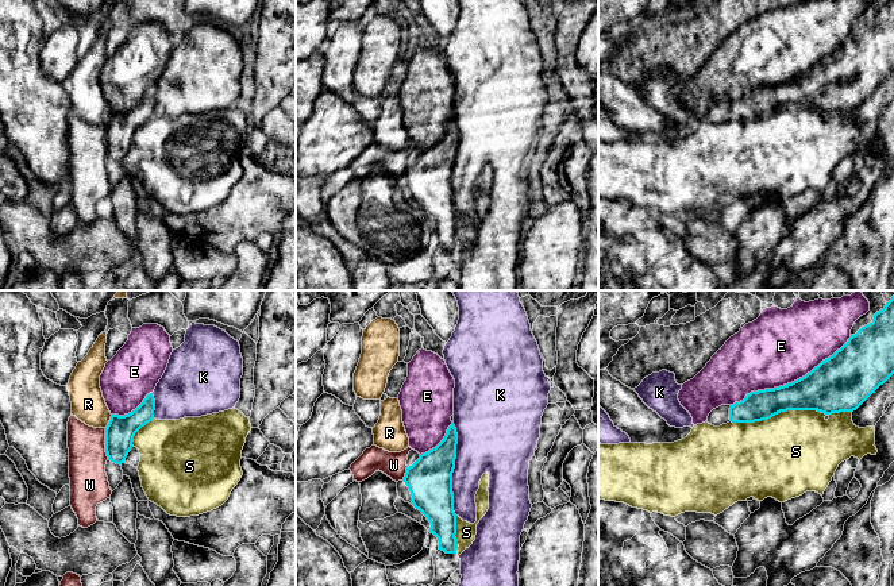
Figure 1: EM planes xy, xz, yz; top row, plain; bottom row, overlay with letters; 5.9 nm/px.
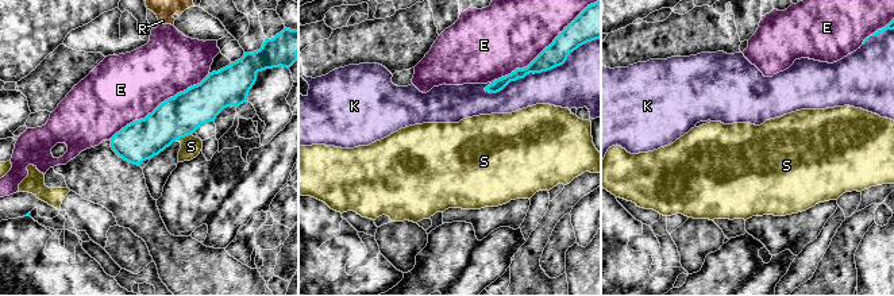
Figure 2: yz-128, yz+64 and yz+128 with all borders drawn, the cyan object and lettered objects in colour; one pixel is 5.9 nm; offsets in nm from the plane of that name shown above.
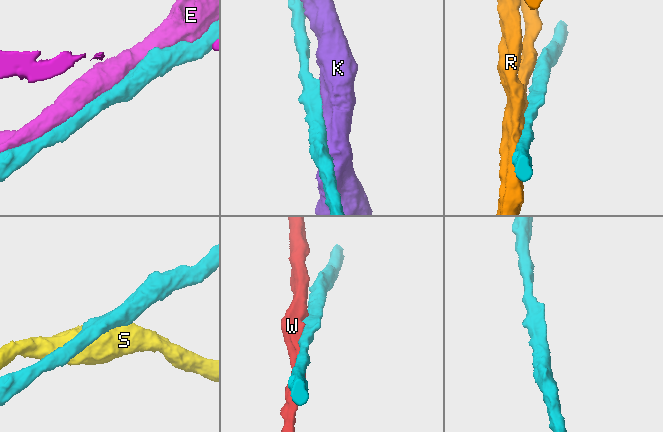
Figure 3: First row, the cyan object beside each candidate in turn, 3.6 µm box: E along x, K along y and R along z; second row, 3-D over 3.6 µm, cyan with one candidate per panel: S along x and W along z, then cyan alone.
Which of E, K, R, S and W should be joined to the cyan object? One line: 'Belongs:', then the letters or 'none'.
Belongs: E

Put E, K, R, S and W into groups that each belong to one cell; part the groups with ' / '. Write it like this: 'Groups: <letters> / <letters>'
Groups: E / K S / R / W

